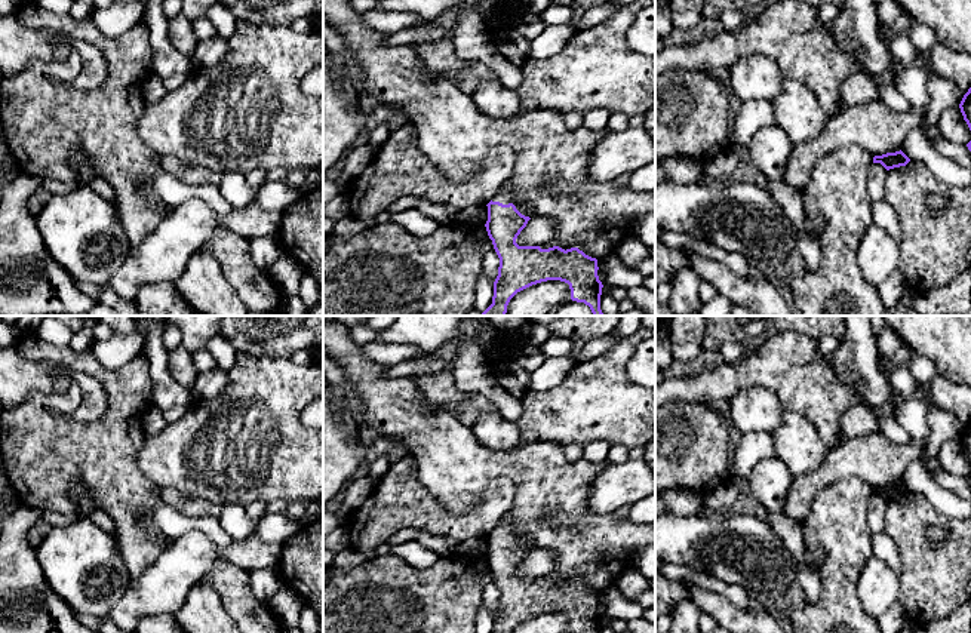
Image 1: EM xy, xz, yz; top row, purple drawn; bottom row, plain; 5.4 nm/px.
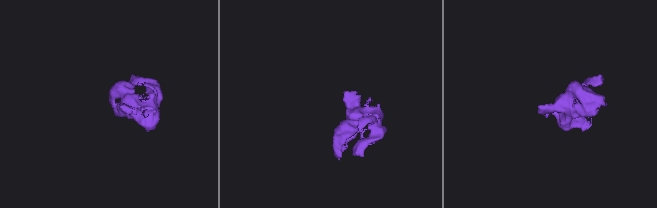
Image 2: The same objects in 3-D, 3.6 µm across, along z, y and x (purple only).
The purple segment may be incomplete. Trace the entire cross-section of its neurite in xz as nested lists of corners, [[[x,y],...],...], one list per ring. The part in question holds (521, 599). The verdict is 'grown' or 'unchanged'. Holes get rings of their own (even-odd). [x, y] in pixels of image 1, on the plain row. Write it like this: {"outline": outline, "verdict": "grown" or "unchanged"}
{"outline": [[[507,516],[500,519],[486,538],[485,559],[500,590],[492,633],[510,633],[517,624],[547,612],[568,615],[572,633],[600,633],[603,617],[597,608],[596,590],[578,580],[541,581],[516,575],[531,550],[511,535]]], "verdict": "grown"}

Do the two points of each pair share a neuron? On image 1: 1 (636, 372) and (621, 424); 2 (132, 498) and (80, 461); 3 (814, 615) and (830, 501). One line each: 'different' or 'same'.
1: different
2: same
3: same

